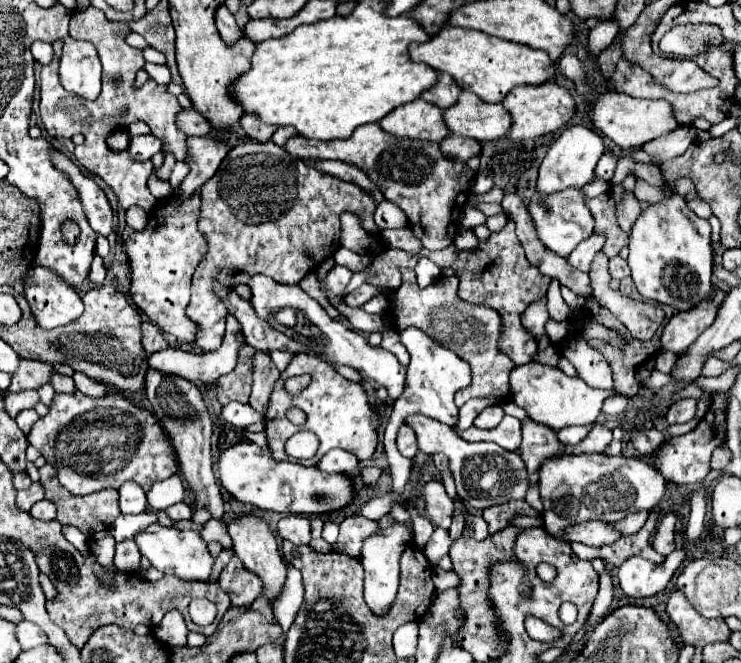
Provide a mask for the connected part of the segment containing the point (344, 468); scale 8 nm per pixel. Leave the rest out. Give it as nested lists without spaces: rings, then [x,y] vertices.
[[[330,450],[324,454],[324,458],[320,460],[318,468],[324,472],[346,472],[346,474],[354,474],[358,468],[358,460],[354,454],[346,452],[346,450]]]

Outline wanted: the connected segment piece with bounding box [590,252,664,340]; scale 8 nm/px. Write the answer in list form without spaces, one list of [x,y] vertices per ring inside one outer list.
[[[598,252],[594,256],[592,268],[590,268],[590,280],[594,290],[594,300],[600,306],[606,306],[632,334],[632,338],[638,340],[650,340],[660,324],[664,322],[662,308],[646,302],[636,302],[626,296],[622,296],[618,290],[610,288],[610,272],[608,272],[608,256],[604,252]]]

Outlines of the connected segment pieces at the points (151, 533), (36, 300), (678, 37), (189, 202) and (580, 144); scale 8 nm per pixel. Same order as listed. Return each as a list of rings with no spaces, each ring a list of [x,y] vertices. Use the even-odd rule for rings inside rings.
[[[152,524],[152,526],[148,526],[148,530],[138,534],[134,538],[134,542],[138,544],[140,552],[150,560],[150,564],[156,566],[158,570],[162,570],[164,574],[172,574],[176,578],[196,580],[196,582],[210,582],[210,578],[212,578],[214,558],[210,556],[208,546],[198,532],[164,528],[160,524]]]
[[[32,266],[26,274],[24,294],[38,326],[46,330],[66,326],[84,310],[76,290],[42,266]]]
[[[684,24],[674,26],[670,32],[664,34],[660,50],[670,56],[692,58],[698,52],[706,50],[706,46],[716,46],[722,42],[720,28],[708,24]]]
[[[200,190],[190,198],[180,198],[170,194],[154,204],[154,212],[148,214],[148,224],[144,230],[132,230],[126,226],[122,230],[122,250],[132,272],[130,296],[134,304],[166,334],[178,340],[192,342],[196,326],[186,318],[186,306],[190,300],[190,282],[202,256],[208,252],[206,238],[198,230],[200,214]]]
[[[570,126],[566,128],[560,138],[548,148],[548,154],[540,166],[540,174],[538,174],[538,184],[536,184],[536,192],[540,196],[544,194],[554,194],[566,188],[582,188],[588,182],[594,180],[594,168],[600,160],[600,156],[604,154],[604,144],[602,138],[584,128],[584,126]]]

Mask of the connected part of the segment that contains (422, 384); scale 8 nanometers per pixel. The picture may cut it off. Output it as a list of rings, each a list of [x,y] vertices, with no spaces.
[[[408,328],[408,330],[400,332],[400,338],[402,338],[402,344],[408,348],[412,358],[410,358],[410,364],[408,364],[406,390],[404,390],[402,398],[394,402],[392,416],[390,416],[390,422],[388,422],[386,432],[384,432],[384,450],[386,450],[388,462],[390,462],[392,490],[398,492],[398,494],[402,494],[404,484],[409,479],[412,469],[411,460],[403,457],[396,445],[396,432],[402,426],[404,418],[410,416],[410,414],[422,412],[422,414],[426,414],[430,418],[440,420],[442,424],[456,426],[458,408],[454,404],[454,394],[456,394],[456,390],[460,390],[460,388],[470,384],[470,366],[464,360],[460,360],[452,350],[440,346],[430,336],[426,336],[424,332],[422,332],[422,340],[414,340],[414,328]]]

